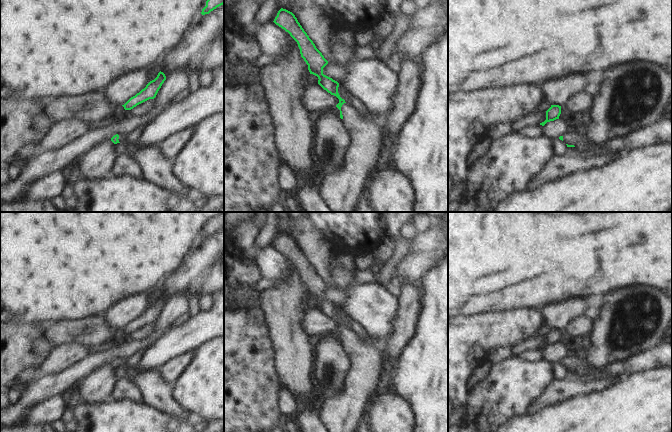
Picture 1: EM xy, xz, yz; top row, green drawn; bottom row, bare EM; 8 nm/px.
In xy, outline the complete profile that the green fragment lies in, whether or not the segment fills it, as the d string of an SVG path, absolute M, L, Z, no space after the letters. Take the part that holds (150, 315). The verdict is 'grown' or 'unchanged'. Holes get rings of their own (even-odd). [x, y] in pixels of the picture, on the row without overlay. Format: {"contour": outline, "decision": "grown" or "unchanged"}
{"contour": "M160 295L154 304L150 305L144 313L142 313L135 320L131 321L122 330L125 334L131 334L149 323L154 323L165 304L165 298Z", "decision": "unchanged"}

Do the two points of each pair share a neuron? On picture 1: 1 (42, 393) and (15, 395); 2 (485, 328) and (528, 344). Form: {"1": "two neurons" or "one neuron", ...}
{"1": "two neurons", "2": "two neurons"}

